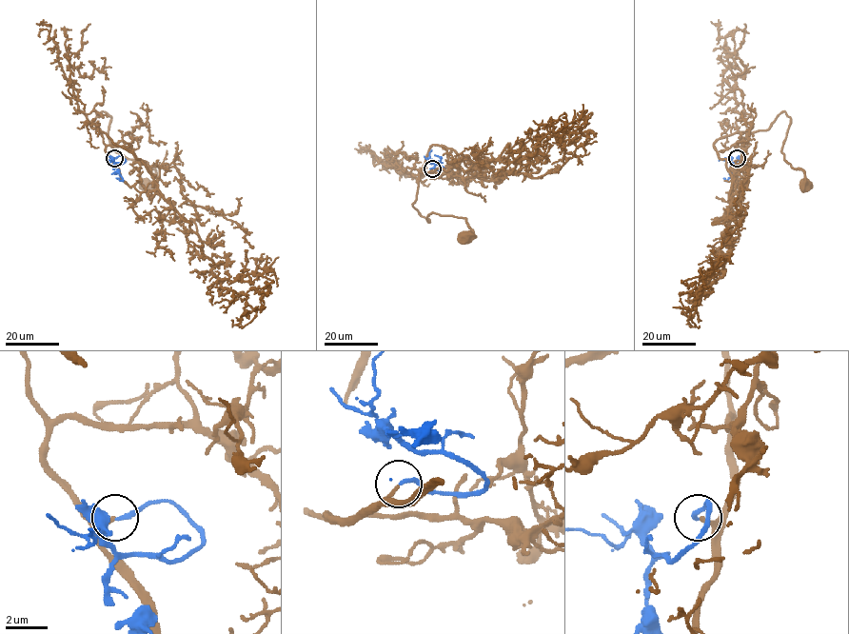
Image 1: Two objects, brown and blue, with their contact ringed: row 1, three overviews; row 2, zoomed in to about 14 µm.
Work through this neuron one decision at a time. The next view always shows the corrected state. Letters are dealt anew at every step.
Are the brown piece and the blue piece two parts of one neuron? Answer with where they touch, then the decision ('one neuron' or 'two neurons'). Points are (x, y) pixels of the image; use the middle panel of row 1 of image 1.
(432, 168) | one neuron

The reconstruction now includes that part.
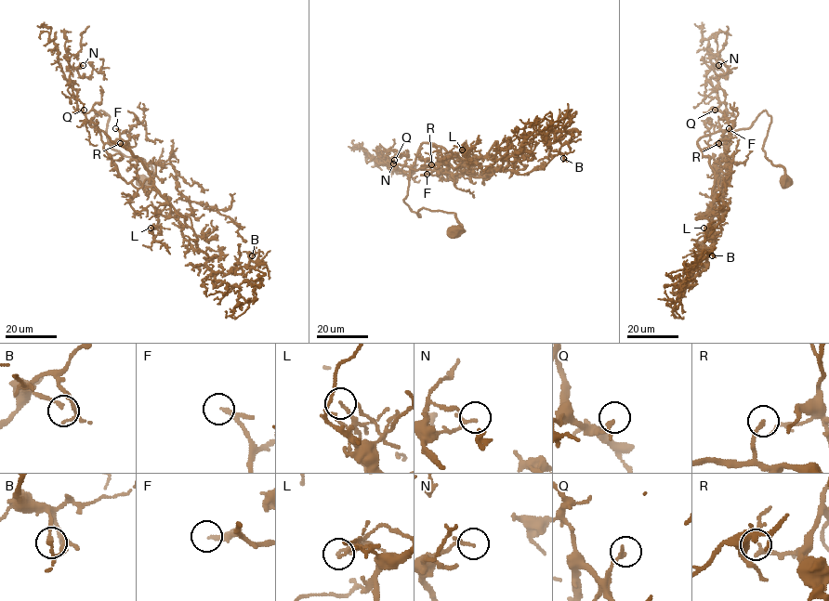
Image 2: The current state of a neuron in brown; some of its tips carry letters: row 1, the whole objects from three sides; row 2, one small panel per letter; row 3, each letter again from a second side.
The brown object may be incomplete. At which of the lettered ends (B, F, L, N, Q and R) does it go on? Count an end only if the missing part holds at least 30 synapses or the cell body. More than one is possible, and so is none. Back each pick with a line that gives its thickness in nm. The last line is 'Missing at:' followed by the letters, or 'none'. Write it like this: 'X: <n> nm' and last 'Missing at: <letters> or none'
F: 140 nm
R: 150 nm
Missing at: F, R

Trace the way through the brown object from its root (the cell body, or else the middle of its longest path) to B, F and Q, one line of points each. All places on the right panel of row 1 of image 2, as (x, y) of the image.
B: (785, 182), (762, 149), (766, 111), (723, 131), (714, 244), (689, 274), (712, 255)
F: (785, 182), (785, 170), (762, 149), (771, 119), (766, 111), (748, 128), (724, 131), (724, 143), (729, 128)
Q: (785, 182), (785, 170), (762, 149), (767, 111), (748, 128), (727, 131), (715, 110)

